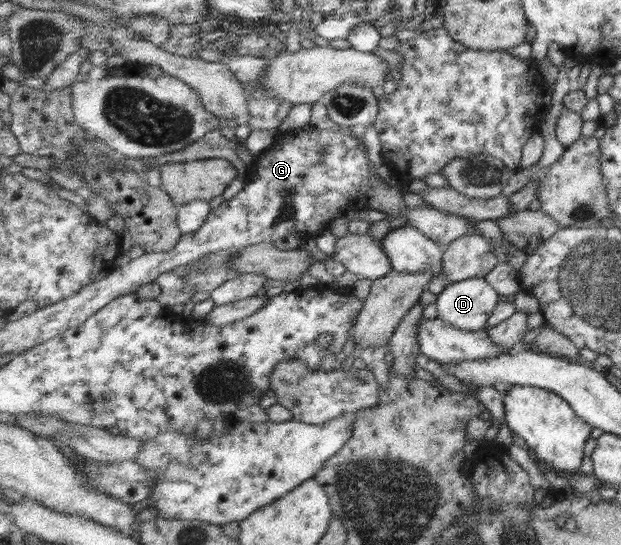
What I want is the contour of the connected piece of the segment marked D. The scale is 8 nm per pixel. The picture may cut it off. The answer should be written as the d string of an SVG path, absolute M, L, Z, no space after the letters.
M476 277L450 283L436 299L437 316L453 324L456 328L479 331L486 328L488 319L495 311L497 304L503 299L502 295L485 279Z

